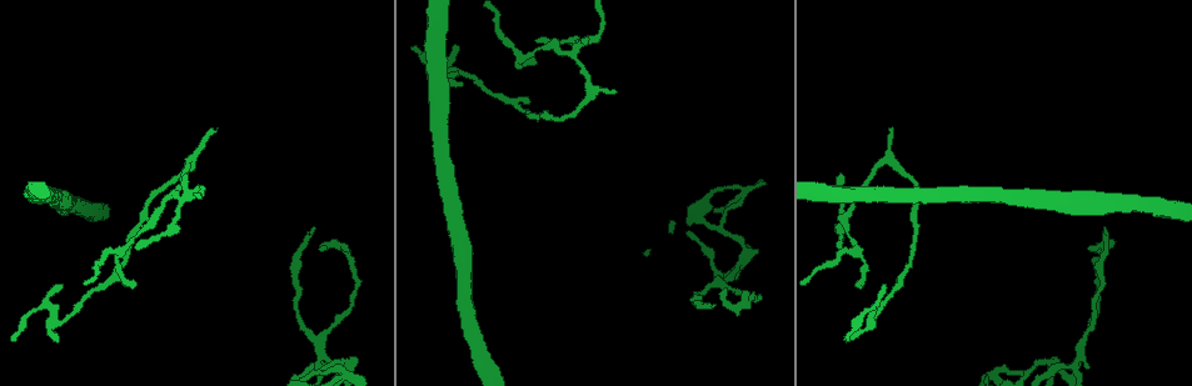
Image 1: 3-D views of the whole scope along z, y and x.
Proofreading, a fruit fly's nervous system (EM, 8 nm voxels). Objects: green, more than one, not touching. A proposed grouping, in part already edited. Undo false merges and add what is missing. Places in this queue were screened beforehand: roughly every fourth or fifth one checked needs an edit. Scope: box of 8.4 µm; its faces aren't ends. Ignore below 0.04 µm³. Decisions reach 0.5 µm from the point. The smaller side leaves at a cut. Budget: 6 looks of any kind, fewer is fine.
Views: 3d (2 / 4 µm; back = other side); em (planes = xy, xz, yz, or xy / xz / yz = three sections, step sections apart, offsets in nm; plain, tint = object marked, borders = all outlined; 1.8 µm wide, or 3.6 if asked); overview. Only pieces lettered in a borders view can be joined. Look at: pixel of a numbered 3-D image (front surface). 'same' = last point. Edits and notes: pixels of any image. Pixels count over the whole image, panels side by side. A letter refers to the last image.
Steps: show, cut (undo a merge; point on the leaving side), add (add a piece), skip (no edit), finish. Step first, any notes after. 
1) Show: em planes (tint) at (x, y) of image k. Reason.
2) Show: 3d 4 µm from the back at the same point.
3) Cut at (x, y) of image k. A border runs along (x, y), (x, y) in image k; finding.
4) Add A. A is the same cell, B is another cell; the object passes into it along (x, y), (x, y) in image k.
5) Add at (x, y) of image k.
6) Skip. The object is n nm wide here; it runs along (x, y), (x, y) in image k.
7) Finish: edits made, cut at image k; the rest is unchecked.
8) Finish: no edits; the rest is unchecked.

Show: em planes (borders) at (616, 92) of image 1. Tapers out.

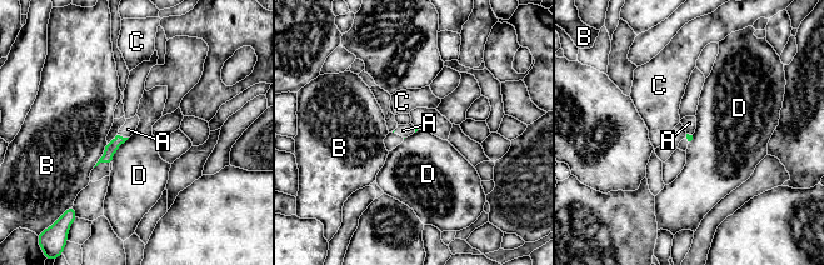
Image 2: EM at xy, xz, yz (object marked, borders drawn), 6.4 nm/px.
Add A. A is the same cell, B, C and D are other cells; the neuron continues.

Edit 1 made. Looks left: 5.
Show: overview. Redraw.

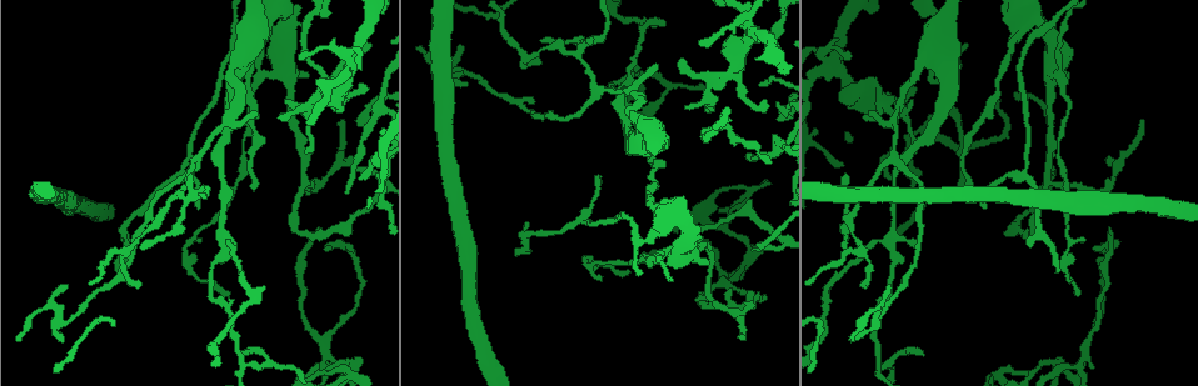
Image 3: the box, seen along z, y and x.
Show: em planes (borders) at (178, 195) of image 3. Sharp bend.

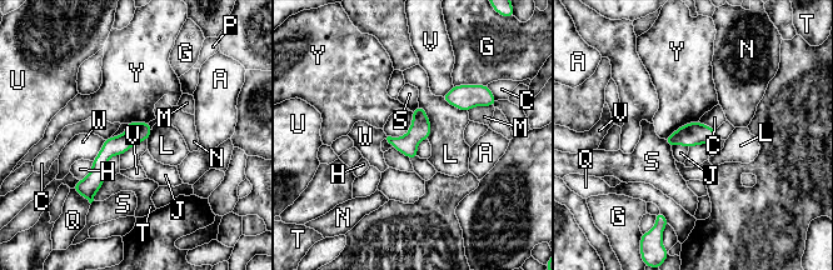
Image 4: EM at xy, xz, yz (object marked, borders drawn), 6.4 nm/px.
Skip. A, C, G, H, J, L, M, N, P, Q, S, T, U, V, W and Y are other cells; a border runs along (672, 146), (684, 145), (688, 149) in image 4; continuous, no second neuron.

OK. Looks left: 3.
Show: 3d 4 µm at (629, 272) of image 3. Thin end.

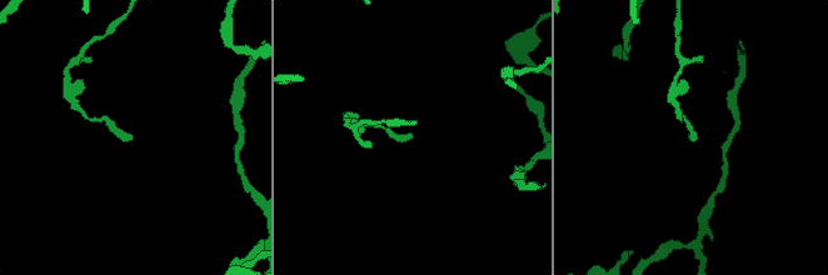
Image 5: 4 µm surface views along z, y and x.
Show: em xz step 16 (borders) at (132, 139) of image 5.

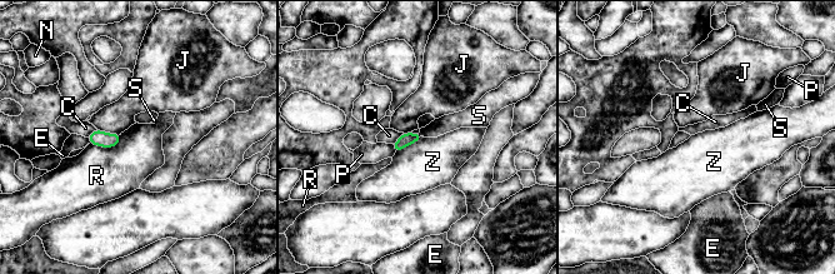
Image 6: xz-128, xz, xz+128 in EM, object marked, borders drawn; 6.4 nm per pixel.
Show: em planes (borders) at the same point. Another direction.

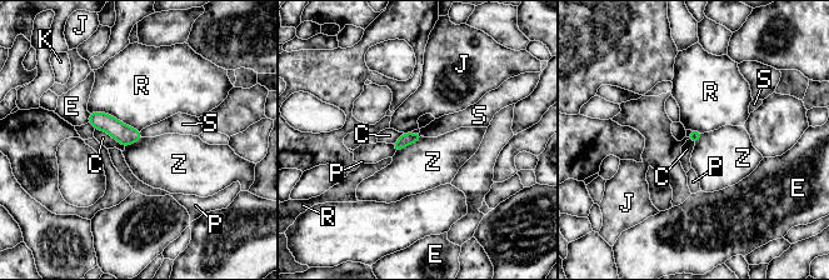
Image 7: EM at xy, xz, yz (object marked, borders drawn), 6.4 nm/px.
Skip. The longest contact is with R, 360 nm; C, E, J, K, P, R, S and Z are other cells; a border runs along (423, 136), (395, 153) in image 7; no lettered piece goes on from it.

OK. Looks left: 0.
Finish: edits made, add at image 2; the rest is unchecked.

